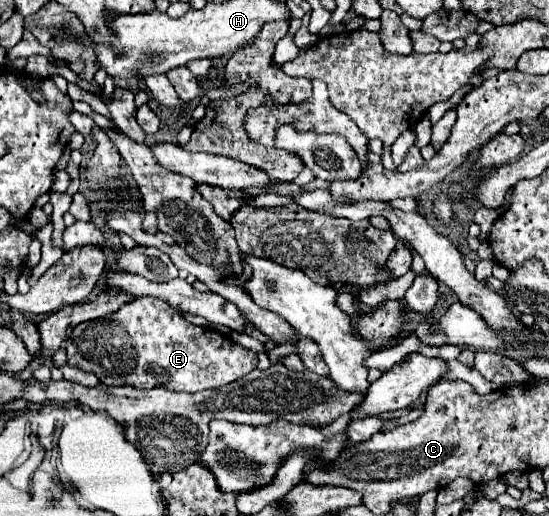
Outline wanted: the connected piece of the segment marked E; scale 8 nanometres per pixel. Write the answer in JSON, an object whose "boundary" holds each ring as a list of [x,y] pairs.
{"boundary":[[[139,297],[107,317],[79,323],[67,337],[65,351],[67,351],[67,365],[91,371],[99,377],[99,381],[107,385],[131,385],[135,389],[165,387],[169,391],[187,391],[187,393],[197,393],[203,389],[221,387],[231,381],[237,381],[247,373],[251,373],[259,363],[257,353],[243,349],[241,345],[233,343],[227,335],[211,327],[199,327],[185,321],[179,313],[175,313],[175,309],[171,309],[171,305],[167,305],[167,301],[159,301],[157,297]]]}

